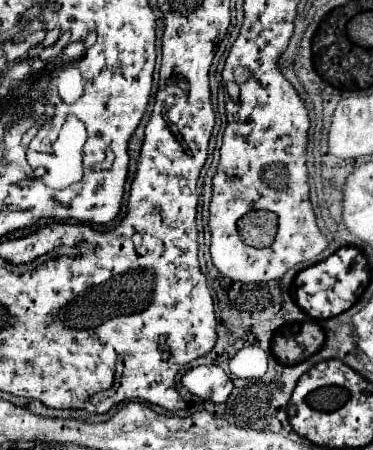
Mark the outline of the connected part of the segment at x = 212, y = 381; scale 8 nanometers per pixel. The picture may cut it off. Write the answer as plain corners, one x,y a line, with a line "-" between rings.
196,366
182,376
182,386
204,402
222,404
232,392
232,380
220,366

